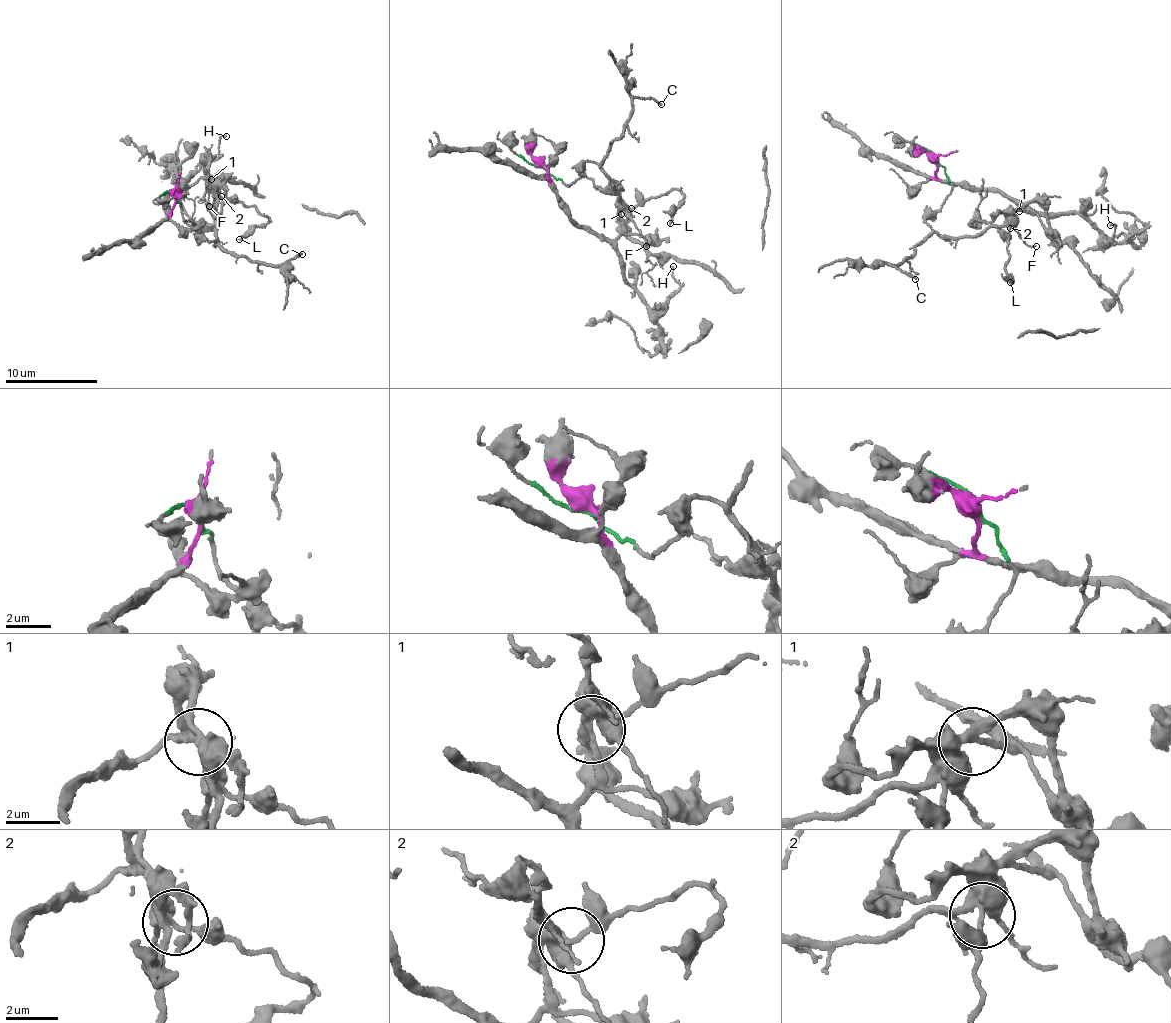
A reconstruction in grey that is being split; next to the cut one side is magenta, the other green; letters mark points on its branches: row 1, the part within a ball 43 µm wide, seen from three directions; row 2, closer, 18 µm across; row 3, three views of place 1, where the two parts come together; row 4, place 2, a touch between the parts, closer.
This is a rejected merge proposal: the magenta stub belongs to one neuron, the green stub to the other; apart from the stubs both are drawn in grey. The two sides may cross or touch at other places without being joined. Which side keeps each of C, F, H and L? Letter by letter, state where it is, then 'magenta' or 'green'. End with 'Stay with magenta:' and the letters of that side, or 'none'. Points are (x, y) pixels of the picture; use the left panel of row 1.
C: (302, 254) | green
F: (209, 206) | magenta
H: (226, 136) | magenta
L: (239, 239) | green
Stay with magenta: F, H

